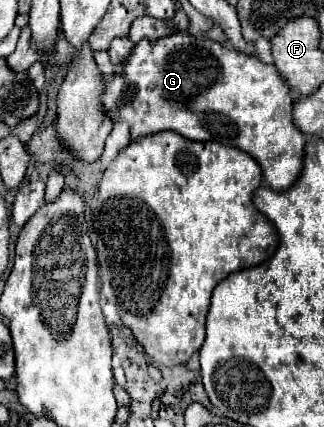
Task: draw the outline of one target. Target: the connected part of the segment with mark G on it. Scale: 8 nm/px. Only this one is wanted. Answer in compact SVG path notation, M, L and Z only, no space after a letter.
M174 32L158 40L140 40L120 64L120 72L104 80L104 92L100 94L104 114L108 114L112 122L126 122L132 140L172 130L190 140L236 146L260 164L262 178L274 190L288 188L300 174L300 152L304 152L306 138L292 122L292 100L288 84L272 64L264 64L256 56L246 56L232 46L188 32Z

